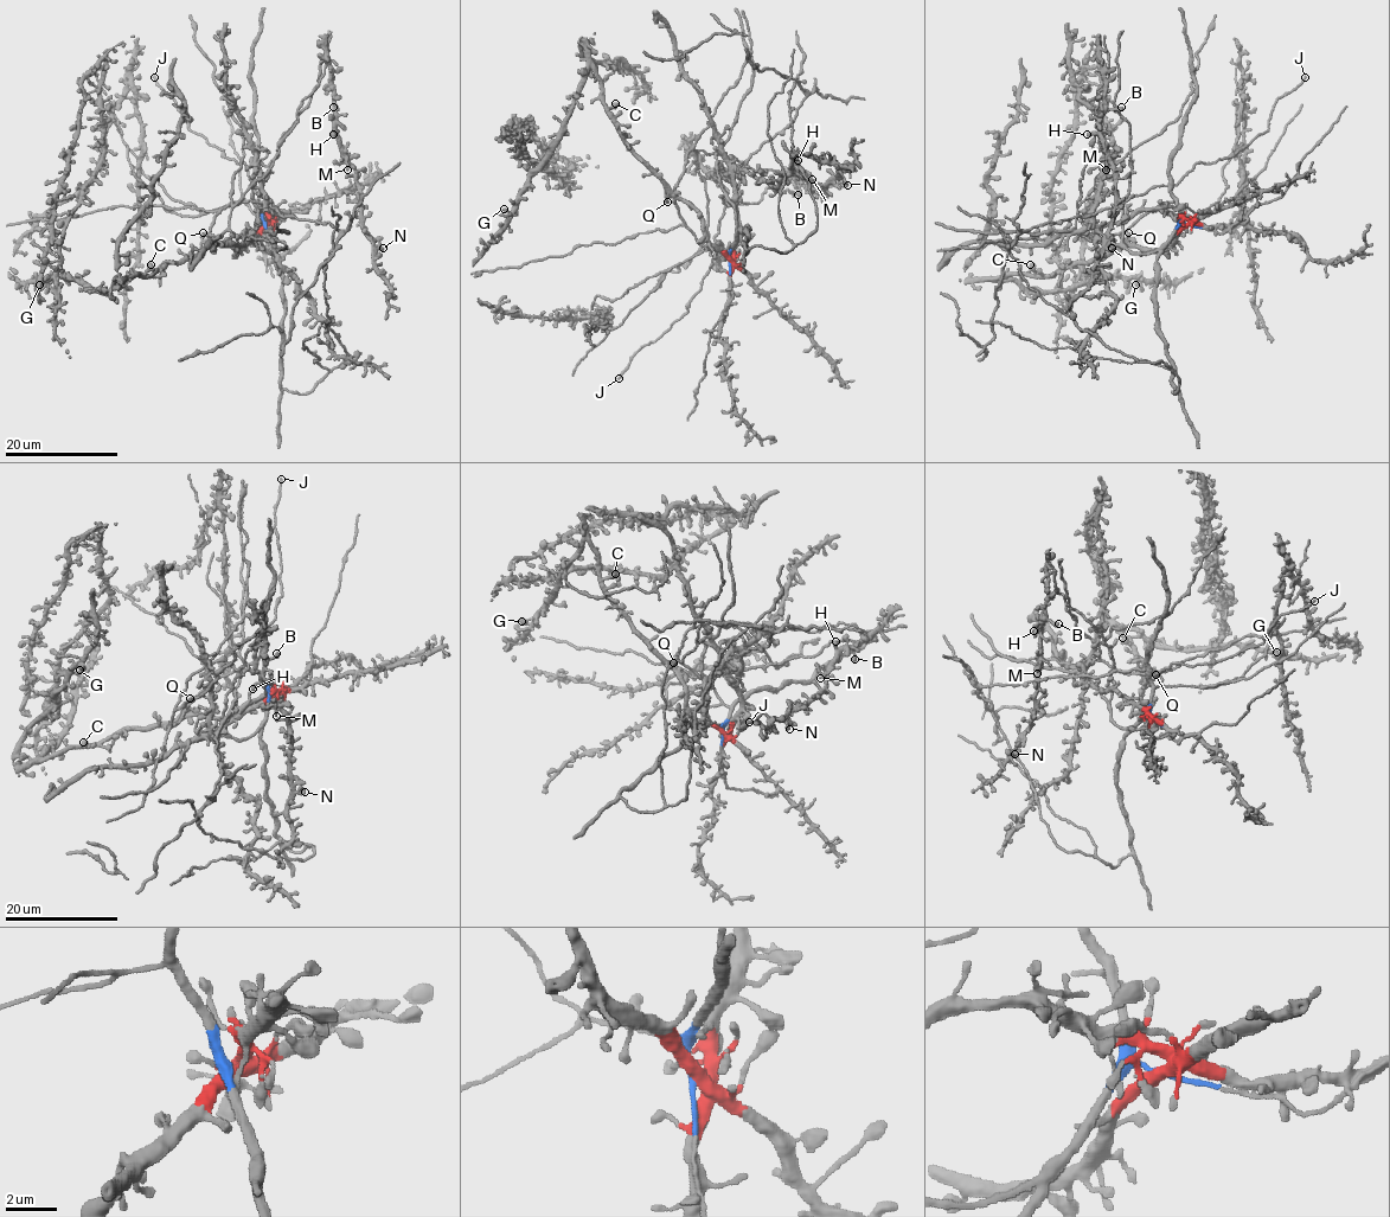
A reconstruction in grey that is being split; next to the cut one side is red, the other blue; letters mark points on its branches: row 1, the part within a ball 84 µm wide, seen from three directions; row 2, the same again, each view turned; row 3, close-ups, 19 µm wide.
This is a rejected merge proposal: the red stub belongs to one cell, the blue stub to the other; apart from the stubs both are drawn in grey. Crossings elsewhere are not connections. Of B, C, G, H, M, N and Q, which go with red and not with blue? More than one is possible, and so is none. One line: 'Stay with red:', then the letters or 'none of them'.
Stay with red: C, G, Q

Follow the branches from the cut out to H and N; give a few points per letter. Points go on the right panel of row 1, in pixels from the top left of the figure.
H: (1187, 224), (1167, 202), (1103, 238), (1075, 226), (1109, 74), (1102, 50), (1103, 113), (1087, 134)
N: (1187, 224), (1176, 202), (1103, 238), (1075, 228), (1109, 74), (1101, 50), (1110, 248)

